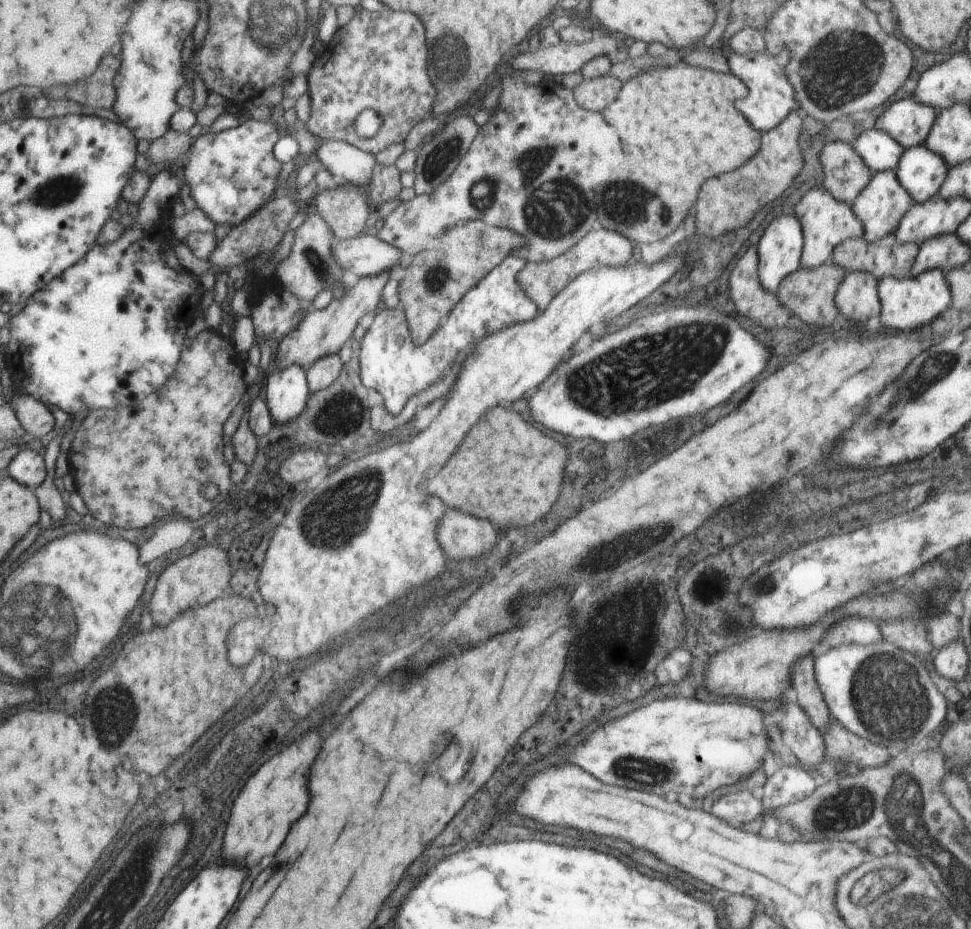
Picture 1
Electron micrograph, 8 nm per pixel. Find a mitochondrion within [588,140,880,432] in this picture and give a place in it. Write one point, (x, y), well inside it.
(627, 202)

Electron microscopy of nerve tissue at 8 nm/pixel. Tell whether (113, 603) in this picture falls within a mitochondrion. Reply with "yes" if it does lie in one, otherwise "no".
no

